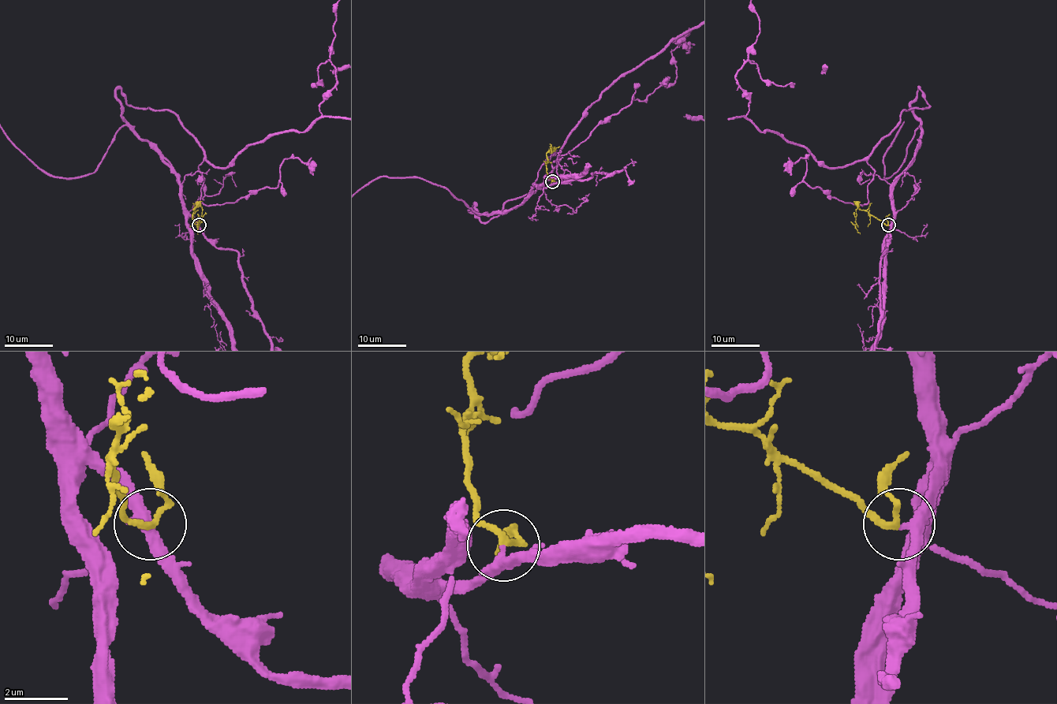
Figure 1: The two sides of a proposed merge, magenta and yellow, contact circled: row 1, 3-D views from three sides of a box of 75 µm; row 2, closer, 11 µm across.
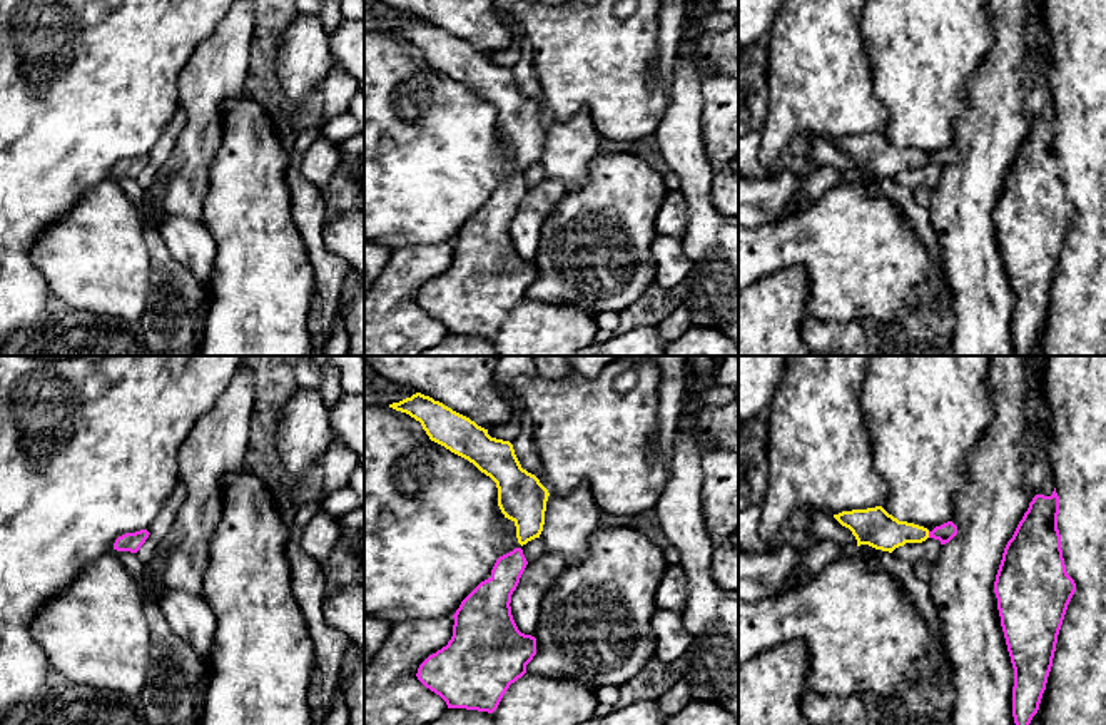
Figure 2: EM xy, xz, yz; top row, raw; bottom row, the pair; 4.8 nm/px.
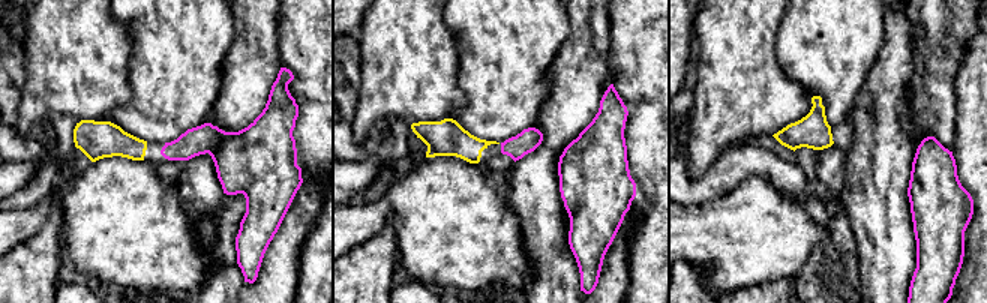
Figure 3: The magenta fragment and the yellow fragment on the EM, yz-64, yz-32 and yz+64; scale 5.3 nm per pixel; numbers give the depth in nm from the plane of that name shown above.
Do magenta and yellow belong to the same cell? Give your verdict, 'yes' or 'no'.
yes

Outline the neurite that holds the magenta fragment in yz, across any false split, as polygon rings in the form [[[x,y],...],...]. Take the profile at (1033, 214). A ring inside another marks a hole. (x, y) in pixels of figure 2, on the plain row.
[[[1056,114],[1051,122],[1036,120],[1007,167],[994,207],[1001,252],[1014,294],[1012,342],[1016,356],[1027,356],[1039,336],[1048,302],[1053,292],[1058,261],[1076,217],[1074,205],[1068,200],[1061,160],[1058,155],[1059,122]]]

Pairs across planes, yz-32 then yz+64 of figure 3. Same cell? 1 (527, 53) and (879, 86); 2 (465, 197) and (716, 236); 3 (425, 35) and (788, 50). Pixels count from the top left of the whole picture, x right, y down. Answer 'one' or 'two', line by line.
1: two
2: one
3: two

